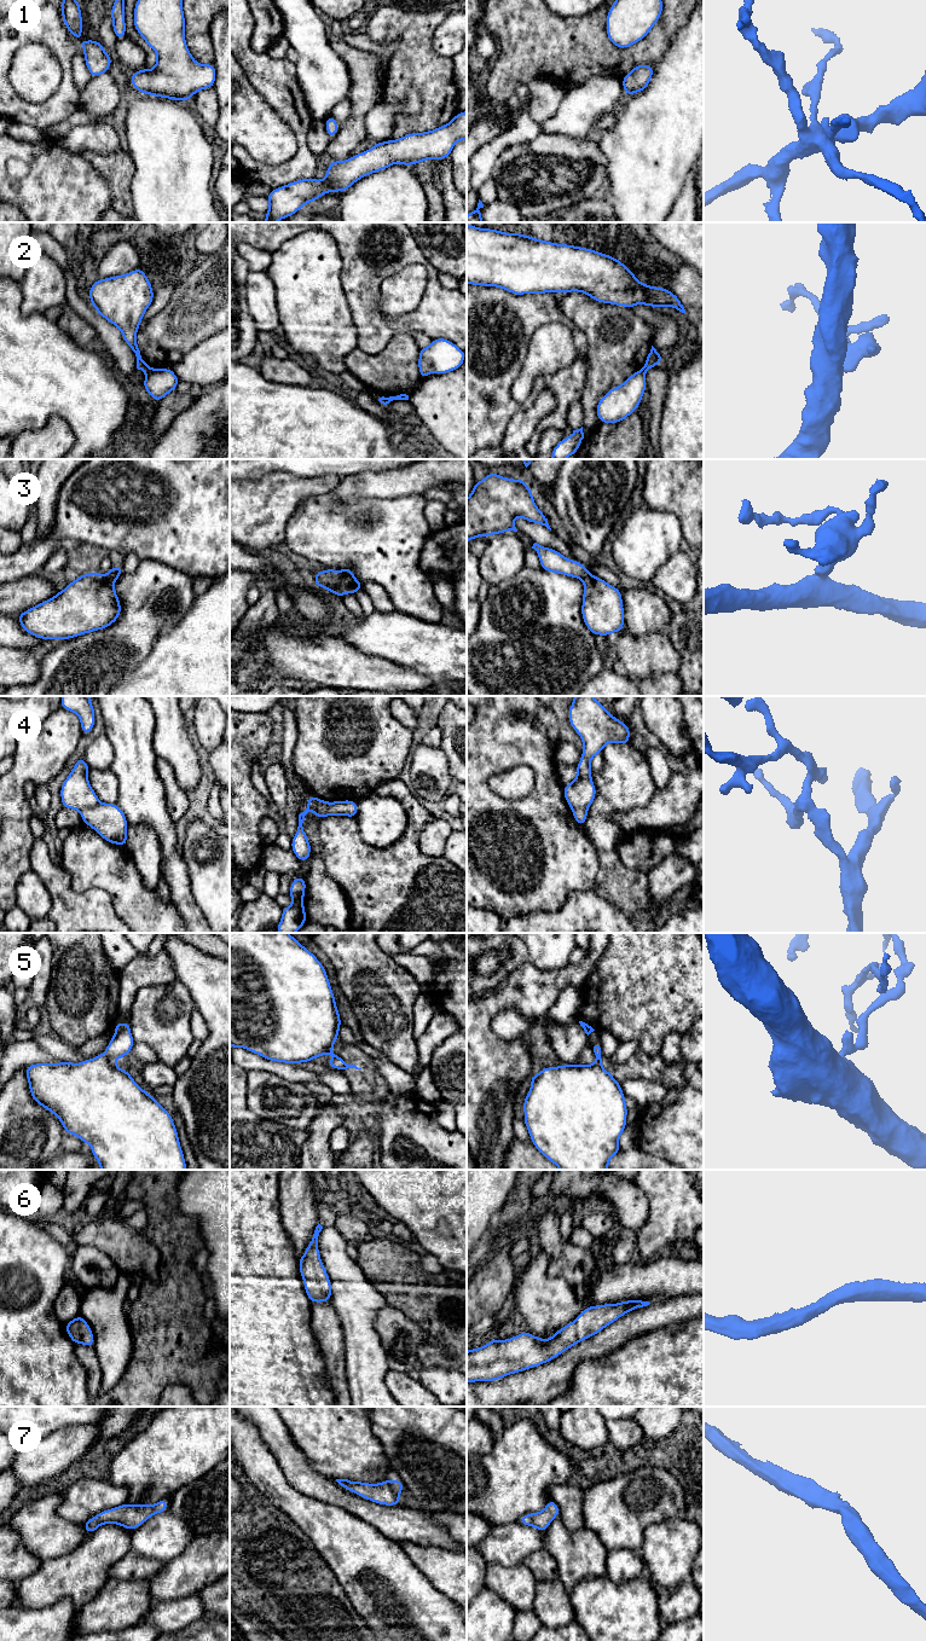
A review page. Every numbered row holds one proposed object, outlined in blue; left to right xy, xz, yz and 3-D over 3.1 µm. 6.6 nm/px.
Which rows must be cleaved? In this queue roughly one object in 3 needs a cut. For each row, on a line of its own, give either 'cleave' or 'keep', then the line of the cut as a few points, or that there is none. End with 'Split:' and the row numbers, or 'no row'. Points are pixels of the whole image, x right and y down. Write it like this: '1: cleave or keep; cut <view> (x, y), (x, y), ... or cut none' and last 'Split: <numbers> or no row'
1: keep; cut none
2: cleave; cut xy (151, 369), (145, 372)
3: cleave; cut xy (106, 574), (116, 578)
4: cleave; cut xy (99, 801), (81, 811)
5: keep; cut none
6: keep; cut none
7: keep; cut none
Split: 2, 3, 4

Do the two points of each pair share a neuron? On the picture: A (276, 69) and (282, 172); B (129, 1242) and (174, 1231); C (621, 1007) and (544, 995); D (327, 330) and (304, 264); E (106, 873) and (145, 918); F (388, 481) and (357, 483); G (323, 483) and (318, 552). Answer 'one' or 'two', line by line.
A: one
B: two
C: two
D: one
E: one
F: one
G: two

